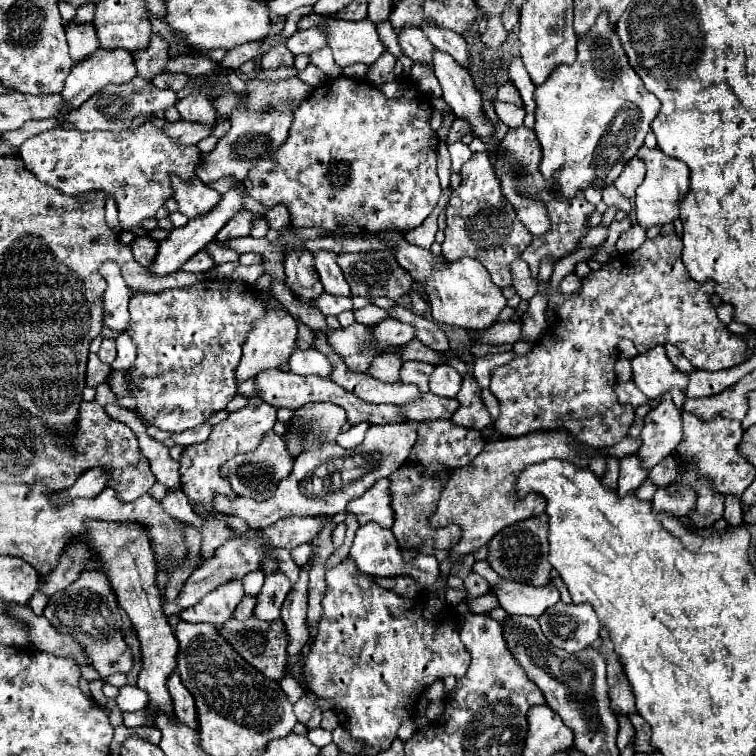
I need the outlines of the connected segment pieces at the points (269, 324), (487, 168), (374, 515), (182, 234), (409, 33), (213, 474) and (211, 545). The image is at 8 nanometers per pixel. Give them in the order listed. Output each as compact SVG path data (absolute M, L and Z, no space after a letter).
M266 306L266 318L254 326L254 330L248 334L248 338L244 342L244 354L236 368L236 384L242 384L242 380L248 380L248 378L256 378L256 374L262 370L282 368L288 362L290 352L294 352L296 332L298 332L296 320L288 312L284 312L284 310L278 312L278 310L272 310Z
M474 152L472 158L460 170L462 184L452 192L446 212L446 228L442 242L442 256L446 260L458 260L464 256L476 258L492 276L498 288L512 286L510 264L518 260L524 248L532 242L532 236L516 216L514 206L504 198L500 180L496 178L486 152Z
M378 480L366 494L348 502L346 510L356 516L358 524L376 522L382 528L392 528L392 506L390 506L390 480Z
M234 188L234 190L226 192L226 194L222 194L218 206L210 212L210 216L204 214L204 216L200 216L200 218L196 218L196 220L190 220L184 228L174 228L166 240L158 242L158 252L156 252L154 260L150 262L150 266L148 266L146 270L148 270L150 274L158 274L158 276L168 276L168 274L178 272L178 270L182 268L182 264L184 264L190 256L194 256L194 252L200 252L202 248L206 248L206 246L214 240L214 236L216 236L216 234L220 232L220 228L230 220L230 216L234 216L234 212L242 210L242 196L244 196L244 194L246 194L246 188Z
M406 26L400 30L398 34L398 42L402 46L402 50L406 52L406 56L410 56L414 62L422 62L424 66L432 68L432 54L434 54L434 44L424 36L424 32L420 28L414 26Z
M250 400L250 404L238 412L232 412L222 424L212 428L212 434L206 442L202 444L192 444L184 450L182 458L180 458L180 474L182 474L182 490L184 494L192 500L192 502L200 502L206 510L214 512L210 502L214 498L214 494L222 492L226 496L236 496L230 488L230 484L222 478L220 474L220 466L236 456L236 454L246 454L256 450L256 446L260 444L260 440L264 438L264 434L268 430L272 430L272 426L276 424L276 408L272 408L270 404L262 402L262 400Z
M202 516L202 520L204 520L204 526L202 526L200 532L202 532L204 540L202 540L202 558L200 558L200 562L210 558L214 554L214 550L230 538L230 528L226 526L224 520L206 518L206 516Z

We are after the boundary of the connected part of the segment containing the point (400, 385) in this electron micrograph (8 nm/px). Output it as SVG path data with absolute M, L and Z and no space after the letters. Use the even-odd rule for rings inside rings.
M316 332L318 340L314 340L314 348L324 352L332 364L334 364L334 372L332 372L332 380L336 384L340 384L342 388L358 394L362 400L372 402L372 404L394 404L394 406L404 406L410 404L418 398L422 398L424 394L418 390L418 386L414 384L404 384L404 382L394 382L394 384L384 384L368 374L362 372L350 372L346 370L344 358L336 356L328 342L326 336L322 332Z

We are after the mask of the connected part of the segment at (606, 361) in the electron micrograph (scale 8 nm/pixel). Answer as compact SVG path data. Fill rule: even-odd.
M676 234L656 236L654 240L646 240L636 252L624 258L616 258L604 268L590 272L578 292L572 296L562 296L560 290L550 294L548 306L558 312L554 324L546 330L546 334L534 344L534 348L520 358L510 360L504 366L492 370L490 392L500 402L500 416L494 422L494 428L508 438L518 438L536 430L552 430L564 428L574 438L578 438L586 446L594 448L610 448L618 444L634 422L634 408L620 404L616 398L617 378L614 372L614 349L620 338L630 338L636 348L650 350L656 344L674 344L680 348L684 358L700 370L724 370L744 361L746 342L740 336L728 332L728 328L718 320L716 308L712 306L712 288L714 282L698 284L694 282L680 258L682 240ZM554 300L562 300L554 306Z

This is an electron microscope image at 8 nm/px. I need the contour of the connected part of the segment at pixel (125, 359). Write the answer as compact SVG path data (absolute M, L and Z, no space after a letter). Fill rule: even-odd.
M120 332L116 336L116 348L118 348L118 358L114 360L112 368L114 370L126 370L132 366L132 362L136 360L138 348L134 344L134 340L130 340L130 336L126 332Z

